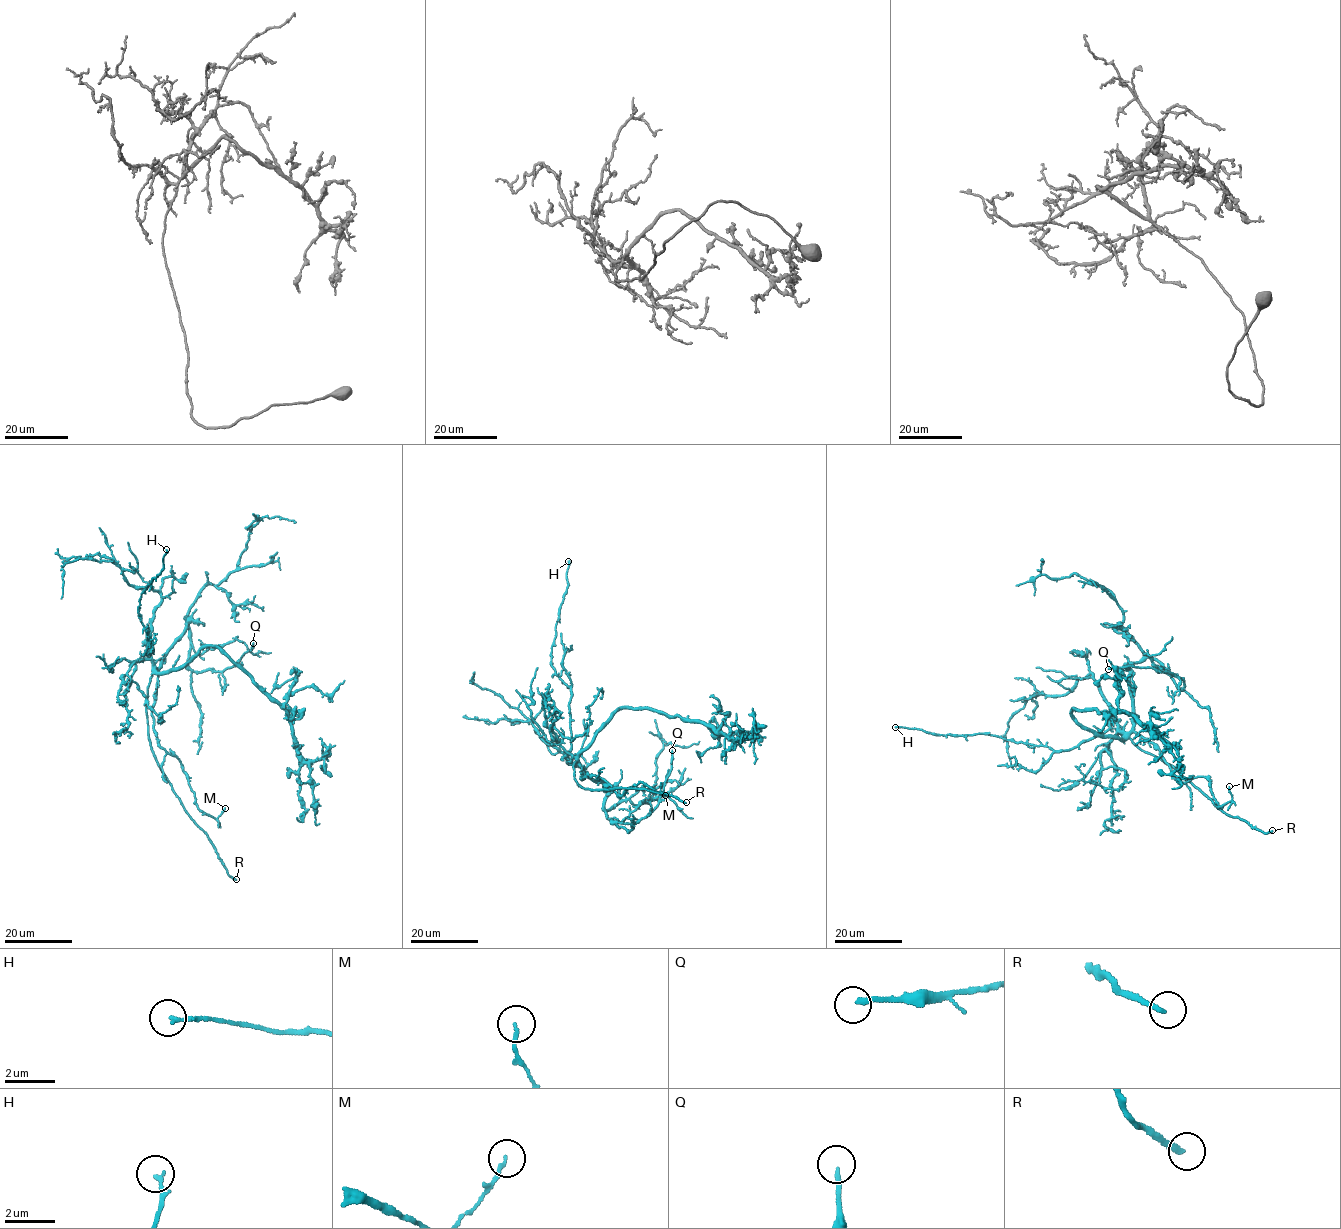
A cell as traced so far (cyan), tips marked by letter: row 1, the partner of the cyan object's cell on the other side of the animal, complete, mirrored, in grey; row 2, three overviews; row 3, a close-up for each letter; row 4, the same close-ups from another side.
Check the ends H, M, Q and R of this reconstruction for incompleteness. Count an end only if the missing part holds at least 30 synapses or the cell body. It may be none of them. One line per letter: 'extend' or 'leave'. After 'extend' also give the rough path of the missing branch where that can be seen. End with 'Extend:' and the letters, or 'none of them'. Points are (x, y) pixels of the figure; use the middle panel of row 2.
H: leave
M: leave
Q: leave
R: extend; course (686, 802), (727, 818), (729, 831), (715, 849), (714, 837), (722, 833)
Extend: R

